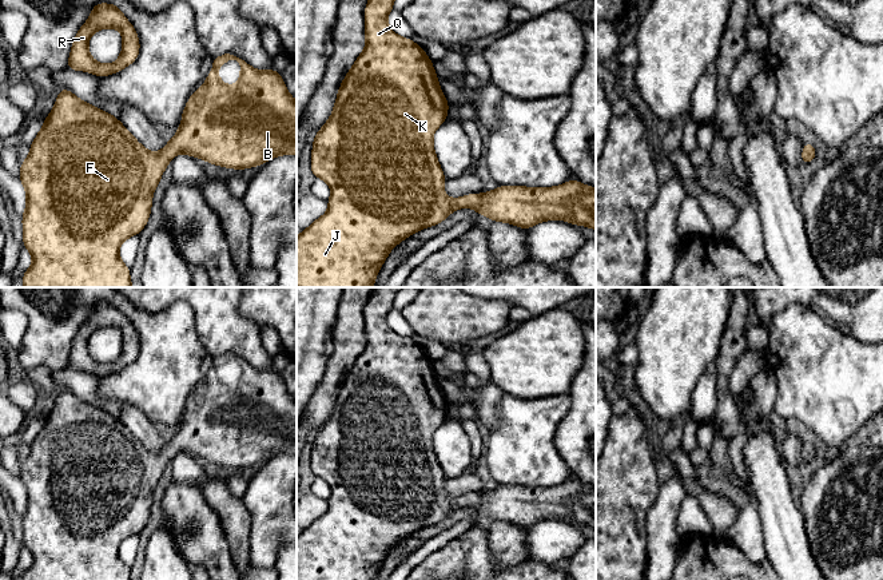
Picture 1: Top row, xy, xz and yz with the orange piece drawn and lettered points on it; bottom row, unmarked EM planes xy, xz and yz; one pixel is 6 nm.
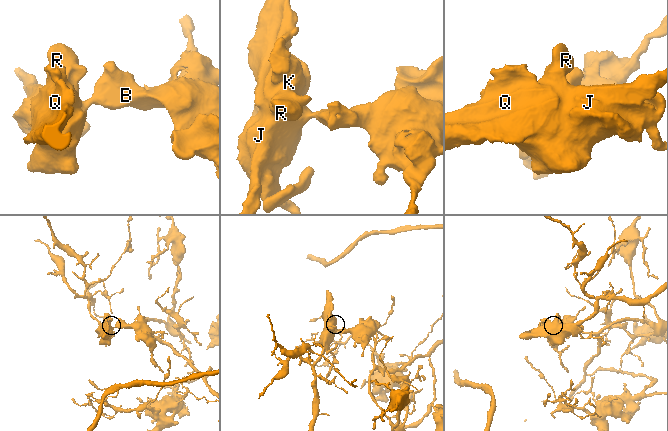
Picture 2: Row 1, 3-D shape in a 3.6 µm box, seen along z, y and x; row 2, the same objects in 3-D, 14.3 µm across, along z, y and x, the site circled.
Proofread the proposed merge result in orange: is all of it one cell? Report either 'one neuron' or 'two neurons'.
one neuron

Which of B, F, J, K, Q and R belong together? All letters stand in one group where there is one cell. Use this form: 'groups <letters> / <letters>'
groups B F J K Q R

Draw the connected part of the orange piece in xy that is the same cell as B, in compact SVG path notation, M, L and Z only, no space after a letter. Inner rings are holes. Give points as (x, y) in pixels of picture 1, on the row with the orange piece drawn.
M230 53L212 57L204 84L190 96L183 110L176 135L159 152L146 150L118 118L60 88L53 110L31 143L28 158L20 164L19 179L27 192L27 207L21 215L23 245L33 259L21 275L24 287L132 287L130 267L119 258L119 247L127 238L139 235L148 222L154 190L171 158L178 154L235 170L260 166L278 155L297 155L297 102L287 92L281 74L273 68L254 69ZM228 60L240 65L240 79L232 87L218 76L219 67Z

